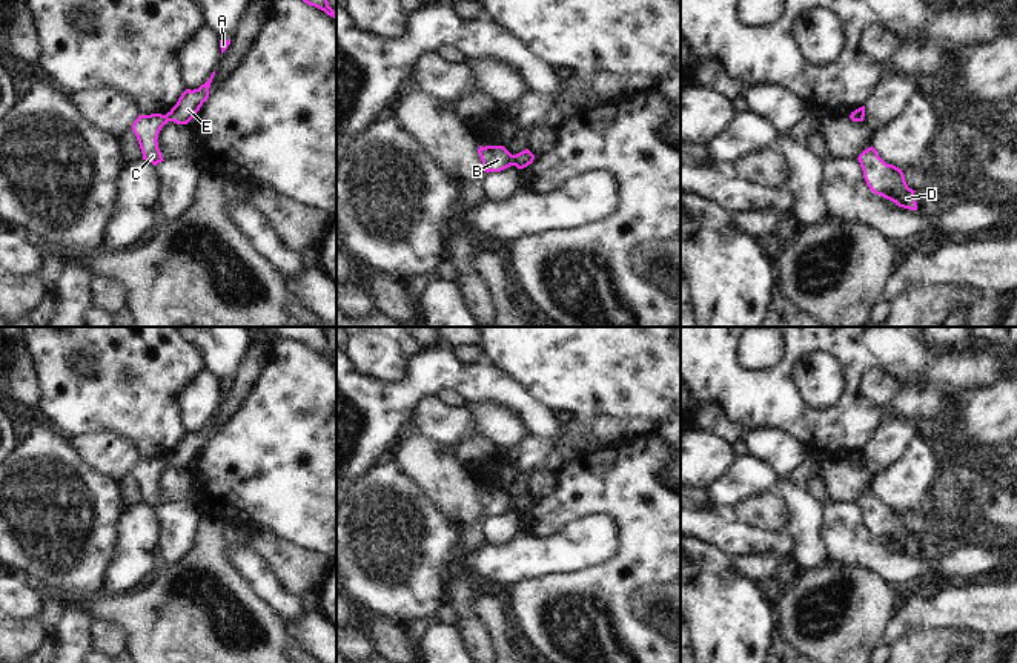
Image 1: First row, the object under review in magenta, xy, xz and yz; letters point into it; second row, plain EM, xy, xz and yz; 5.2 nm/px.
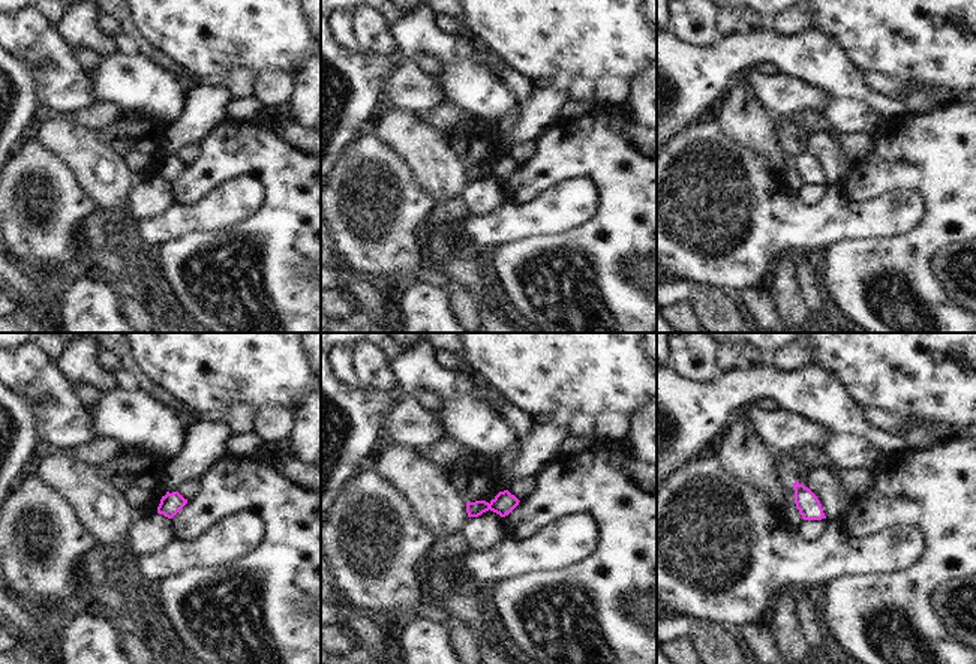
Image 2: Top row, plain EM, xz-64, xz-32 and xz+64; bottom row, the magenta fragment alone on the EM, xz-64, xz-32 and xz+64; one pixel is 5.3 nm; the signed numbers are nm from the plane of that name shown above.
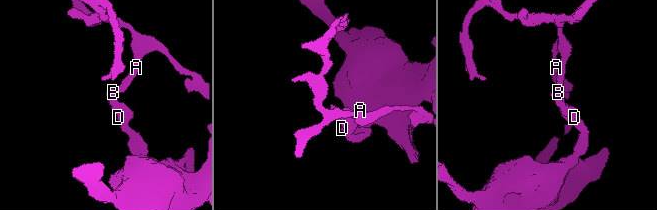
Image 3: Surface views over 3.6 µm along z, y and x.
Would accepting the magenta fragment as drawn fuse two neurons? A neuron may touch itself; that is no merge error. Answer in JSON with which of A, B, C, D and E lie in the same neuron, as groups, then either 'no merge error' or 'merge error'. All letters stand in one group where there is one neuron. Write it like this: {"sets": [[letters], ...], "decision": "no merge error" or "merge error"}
{"sets": [["A", "E"], ["B", "C", "D"]], "decision": "merge error"}

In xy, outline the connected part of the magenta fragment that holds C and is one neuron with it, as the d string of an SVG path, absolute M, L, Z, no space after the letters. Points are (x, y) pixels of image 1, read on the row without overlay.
M151 457L151 459L138 459L138 462L132 468L132 474L138 483L143 503L157 510L164 505L161 496L158 493L158 477L164 468L167 468L166 459Z

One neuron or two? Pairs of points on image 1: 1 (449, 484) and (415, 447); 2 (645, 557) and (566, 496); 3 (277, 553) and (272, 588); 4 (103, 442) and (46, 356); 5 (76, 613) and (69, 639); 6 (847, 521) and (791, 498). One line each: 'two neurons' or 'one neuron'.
1: one neuron
2: one neuron
3: two neurons
4: two neurons
5: one neuron
6: two neurons

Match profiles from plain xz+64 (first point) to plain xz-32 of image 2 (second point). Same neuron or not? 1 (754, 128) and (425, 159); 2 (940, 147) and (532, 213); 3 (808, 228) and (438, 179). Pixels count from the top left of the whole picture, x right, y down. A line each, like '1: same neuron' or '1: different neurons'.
1: same neuron
2: different neurons
3: different neurons

